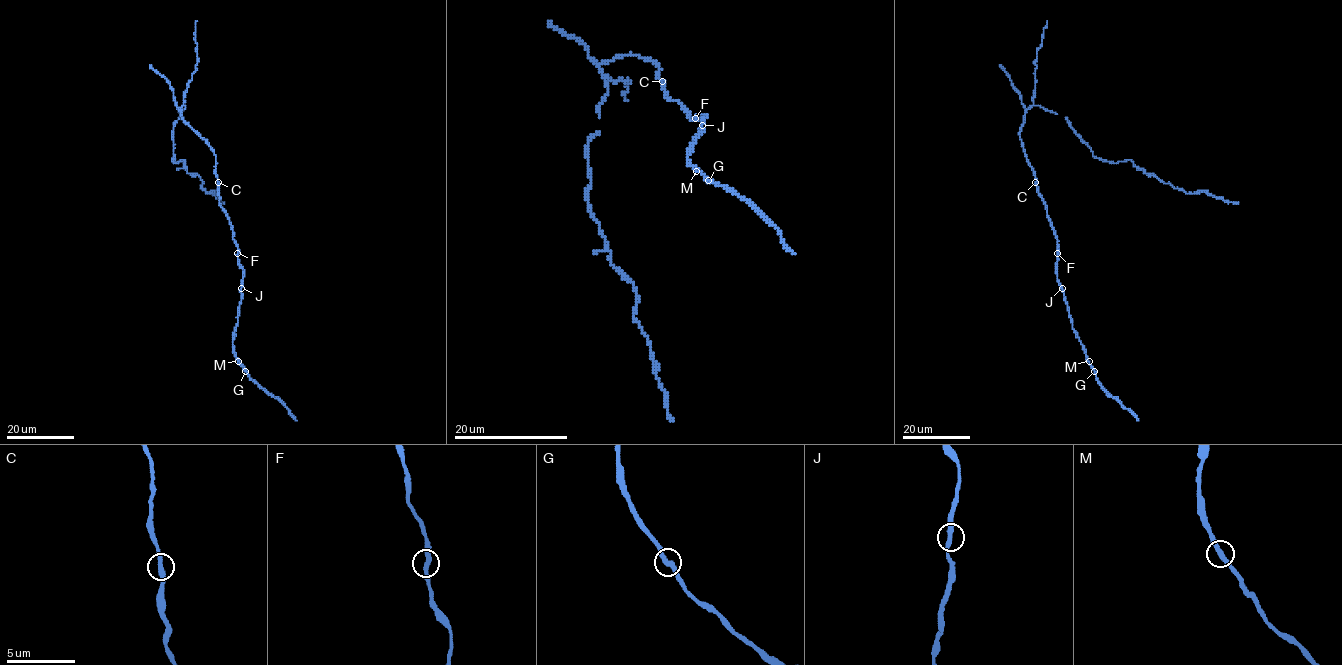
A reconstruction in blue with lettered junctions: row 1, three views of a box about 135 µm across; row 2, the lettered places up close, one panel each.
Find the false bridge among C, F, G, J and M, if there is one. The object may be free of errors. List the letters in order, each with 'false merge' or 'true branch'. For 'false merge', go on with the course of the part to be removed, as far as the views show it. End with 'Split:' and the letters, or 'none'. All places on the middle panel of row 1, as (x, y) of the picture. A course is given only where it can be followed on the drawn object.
C: true branch
F: true branch
G: true branch
J: true branch
M: true branch
Split: none

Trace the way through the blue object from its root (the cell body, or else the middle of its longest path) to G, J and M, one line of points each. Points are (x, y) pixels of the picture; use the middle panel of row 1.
G: (657, 64), (664, 94), (677, 101), (689, 118), (705, 117), (702, 129), (688, 153), (688, 161), (708, 180)
J: (657, 64), (664, 94), (677, 101), (689, 118), (705, 117), (702, 125)
M: (657, 64), (664, 94), (677, 101), (689, 118), (705, 117), (702, 129), (688, 153), (688, 161), (696, 171)

